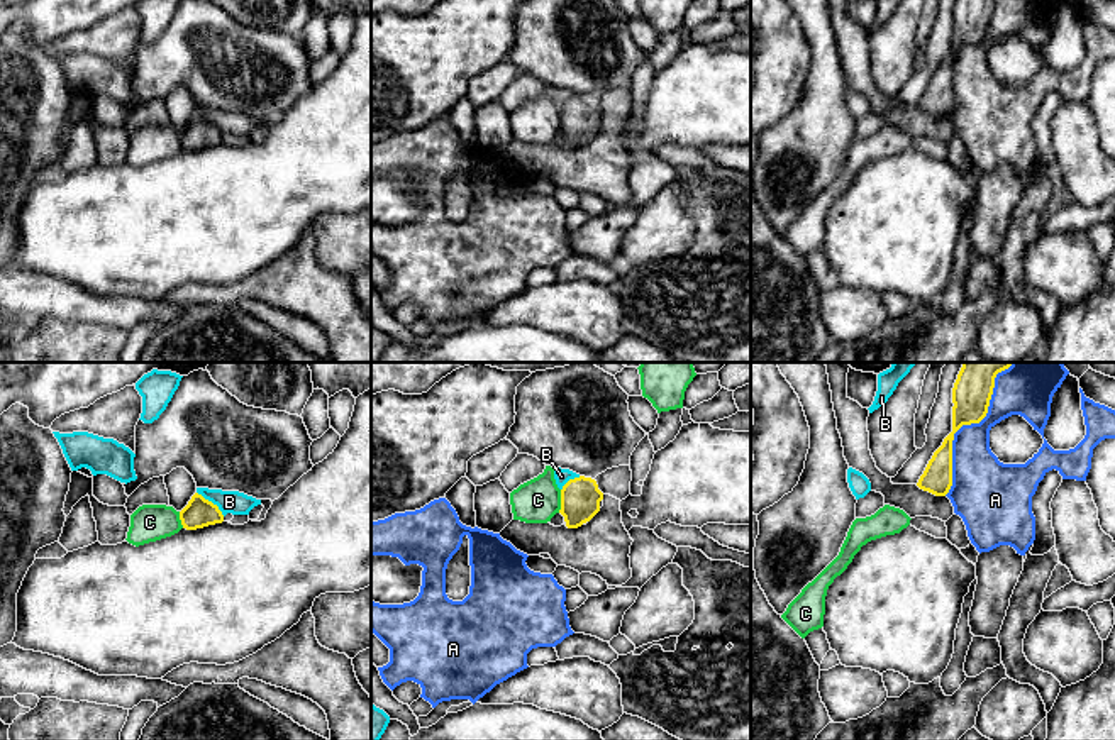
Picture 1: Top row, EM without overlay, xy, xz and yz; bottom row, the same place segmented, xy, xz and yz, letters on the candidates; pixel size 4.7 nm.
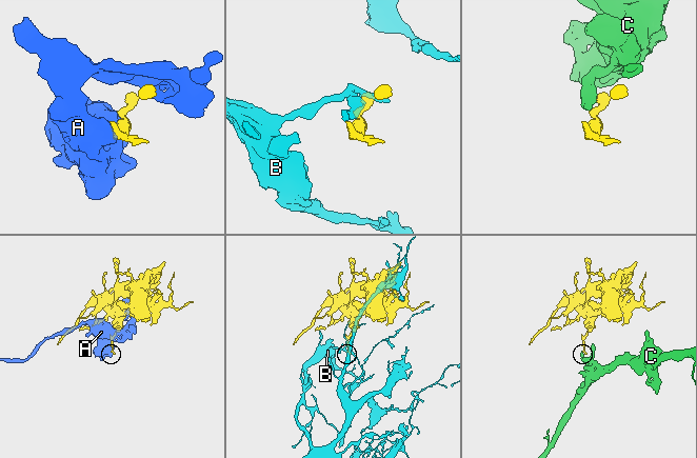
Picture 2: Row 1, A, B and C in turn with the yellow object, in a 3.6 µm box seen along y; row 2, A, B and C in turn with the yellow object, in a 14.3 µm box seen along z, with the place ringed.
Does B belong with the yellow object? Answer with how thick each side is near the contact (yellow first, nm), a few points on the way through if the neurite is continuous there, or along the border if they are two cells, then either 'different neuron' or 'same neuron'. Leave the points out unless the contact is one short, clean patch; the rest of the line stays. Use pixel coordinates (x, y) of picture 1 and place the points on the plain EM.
calibres 140 and 110 nm; border xy (197, 112), (210, 121), (224, 136); different neuron

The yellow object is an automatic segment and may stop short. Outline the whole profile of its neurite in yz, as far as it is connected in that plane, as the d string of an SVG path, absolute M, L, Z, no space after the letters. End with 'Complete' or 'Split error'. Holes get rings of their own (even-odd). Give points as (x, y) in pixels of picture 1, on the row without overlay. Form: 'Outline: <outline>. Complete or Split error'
Outline: M956 0L952 8L952 52L934 73L917 107L946 117L952 107L952 61L962 46L979 44L990 27L995 0Z. Complete

